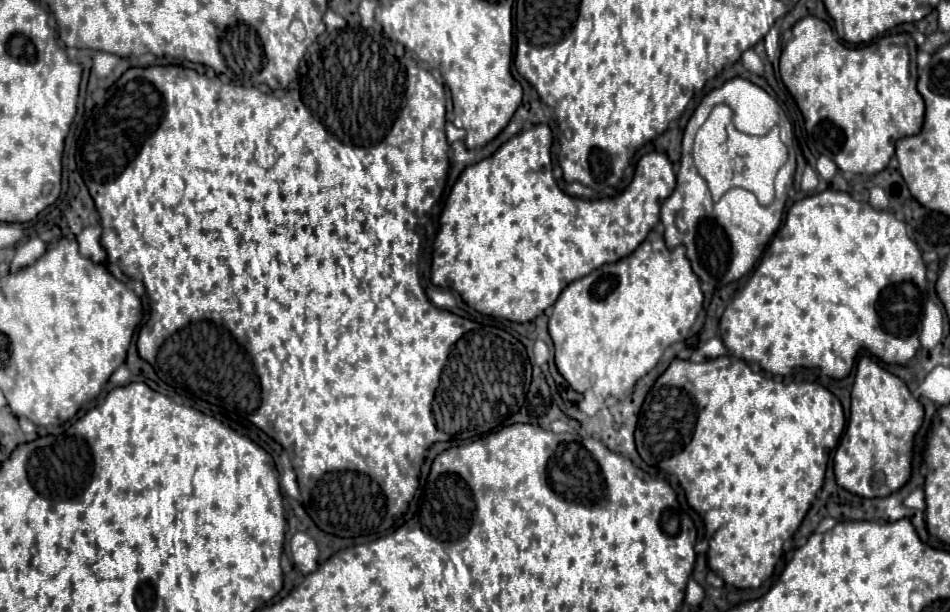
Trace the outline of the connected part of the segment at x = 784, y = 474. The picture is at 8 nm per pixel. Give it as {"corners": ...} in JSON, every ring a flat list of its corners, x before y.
{"corners":[[718,357,718,359,704,361,704,363,674,359,670,363,670,367,658,377,658,381,650,389,650,393,646,395,642,411,640,411,638,427,636,427,636,449,638,449,640,457,648,465,658,467,670,475,676,475,680,479,682,489,686,491,686,499,688,499,690,507,704,519,706,537,710,543,710,549,708,549,710,569,718,577,722,577,728,585,734,585,740,589,758,589,774,573,774,567,776,567,778,559,782,557,784,541,790,539,798,531,802,519,806,517,812,501,816,499,816,495,824,483,824,473,826,473,826,465,828,465,826,449,838,445,840,436,846,427,846,418,840,401,822,385,805,381,783,382,784,377,779,375,773,376,773,380,762,377,760,373,754,373,742,359,736,359,736,357]]}

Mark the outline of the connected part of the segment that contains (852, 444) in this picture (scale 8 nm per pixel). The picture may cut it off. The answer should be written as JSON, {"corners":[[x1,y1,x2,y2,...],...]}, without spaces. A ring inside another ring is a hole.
{"corners":[[864,355,856,367,852,387,852,409,848,427,834,453,836,483,860,497,888,497,902,489,912,477,914,437,924,421,922,405,912,397,906,383,882,369,872,357],[876,471,886,475,882,487,872,487]]}

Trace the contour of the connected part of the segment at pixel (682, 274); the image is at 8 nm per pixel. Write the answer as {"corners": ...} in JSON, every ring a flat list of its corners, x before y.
{"corners":[[652,231,646,241,622,261,602,265,594,273,570,283,558,301,554,303,554,313,548,323,548,333,554,343,554,363,558,373,568,381,576,393,592,389,596,395,624,397,632,393,638,379,648,375,662,359,664,351,680,341,686,341,700,311,702,311,702,291,700,281,690,267,684,247,666,249,664,239,658,231]]}

